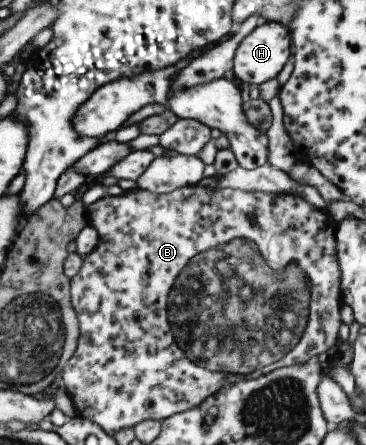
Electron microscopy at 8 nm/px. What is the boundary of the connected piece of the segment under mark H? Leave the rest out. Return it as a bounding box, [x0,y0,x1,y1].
[232,21,290,86]

